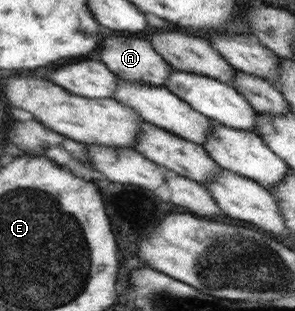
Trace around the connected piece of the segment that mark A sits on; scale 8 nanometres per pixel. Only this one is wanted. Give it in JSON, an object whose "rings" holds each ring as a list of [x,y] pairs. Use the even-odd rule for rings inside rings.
{"rings":[[[127,34],[106,38],[98,56],[118,78],[152,86],[165,87],[168,75],[174,70],[148,39]]]}

